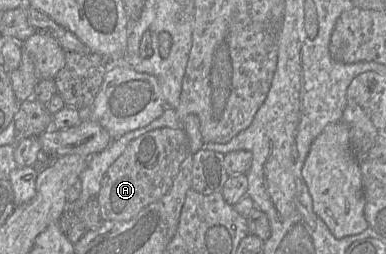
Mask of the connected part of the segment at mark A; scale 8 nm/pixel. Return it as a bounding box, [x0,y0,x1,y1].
[97,128,189,221]

